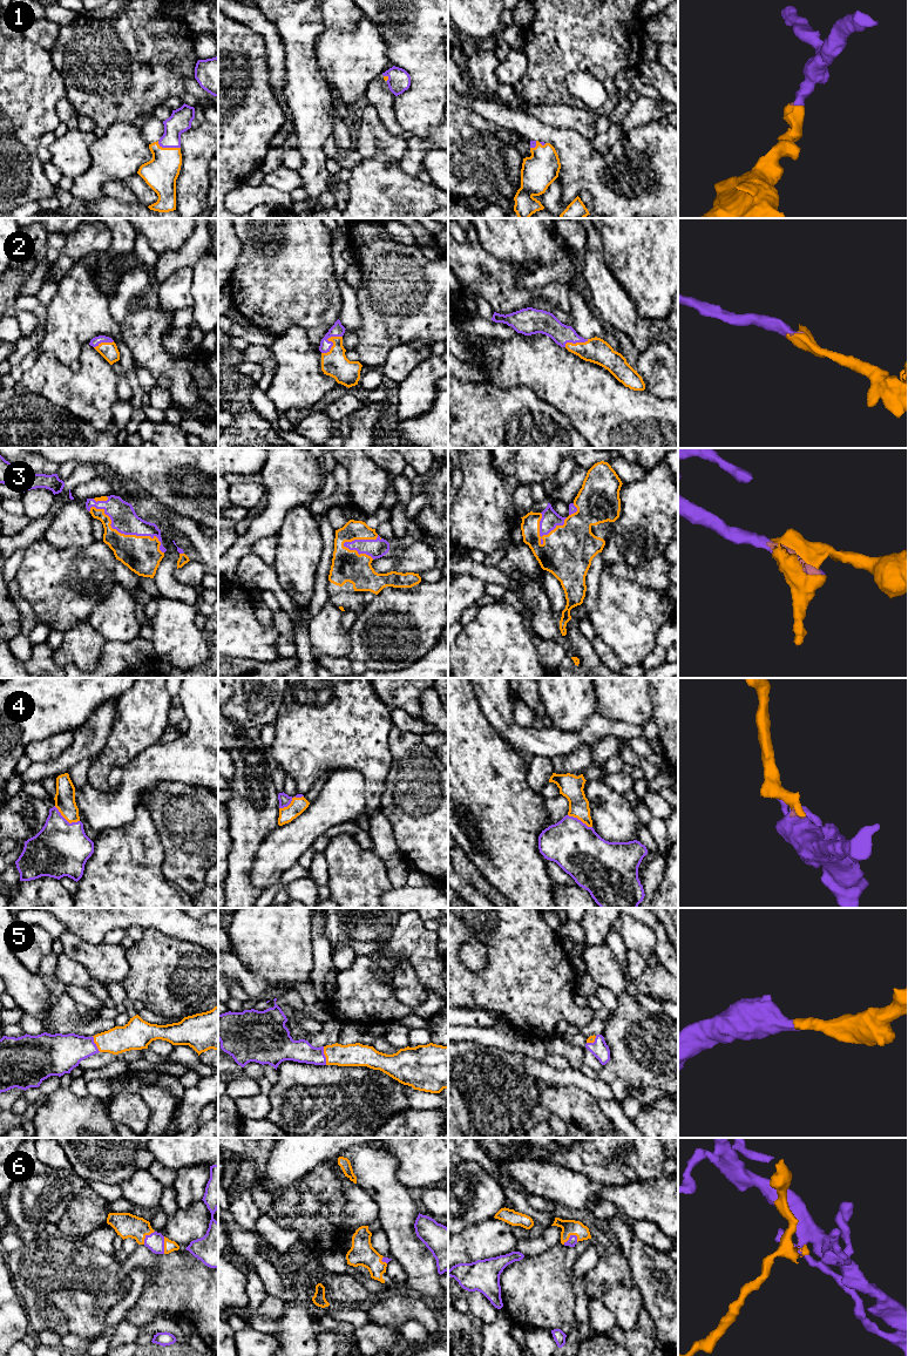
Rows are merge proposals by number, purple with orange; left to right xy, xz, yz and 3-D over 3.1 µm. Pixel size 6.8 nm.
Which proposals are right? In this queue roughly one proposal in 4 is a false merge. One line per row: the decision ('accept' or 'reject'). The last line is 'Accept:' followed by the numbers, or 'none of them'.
1: accept
2: accept
3: accept
4: accept
5: accept
6: accept
Accept: 1, 2, 3, 4, 5, 6

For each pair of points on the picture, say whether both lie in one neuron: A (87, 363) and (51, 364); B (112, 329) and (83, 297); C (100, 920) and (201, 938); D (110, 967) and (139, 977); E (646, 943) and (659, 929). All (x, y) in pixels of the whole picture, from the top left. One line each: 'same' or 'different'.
A: same
B: same
C: same
D: different
E: different

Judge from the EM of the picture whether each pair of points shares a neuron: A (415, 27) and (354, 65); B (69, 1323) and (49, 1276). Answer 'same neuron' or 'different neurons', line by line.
A: different neurons
B: same neuron

